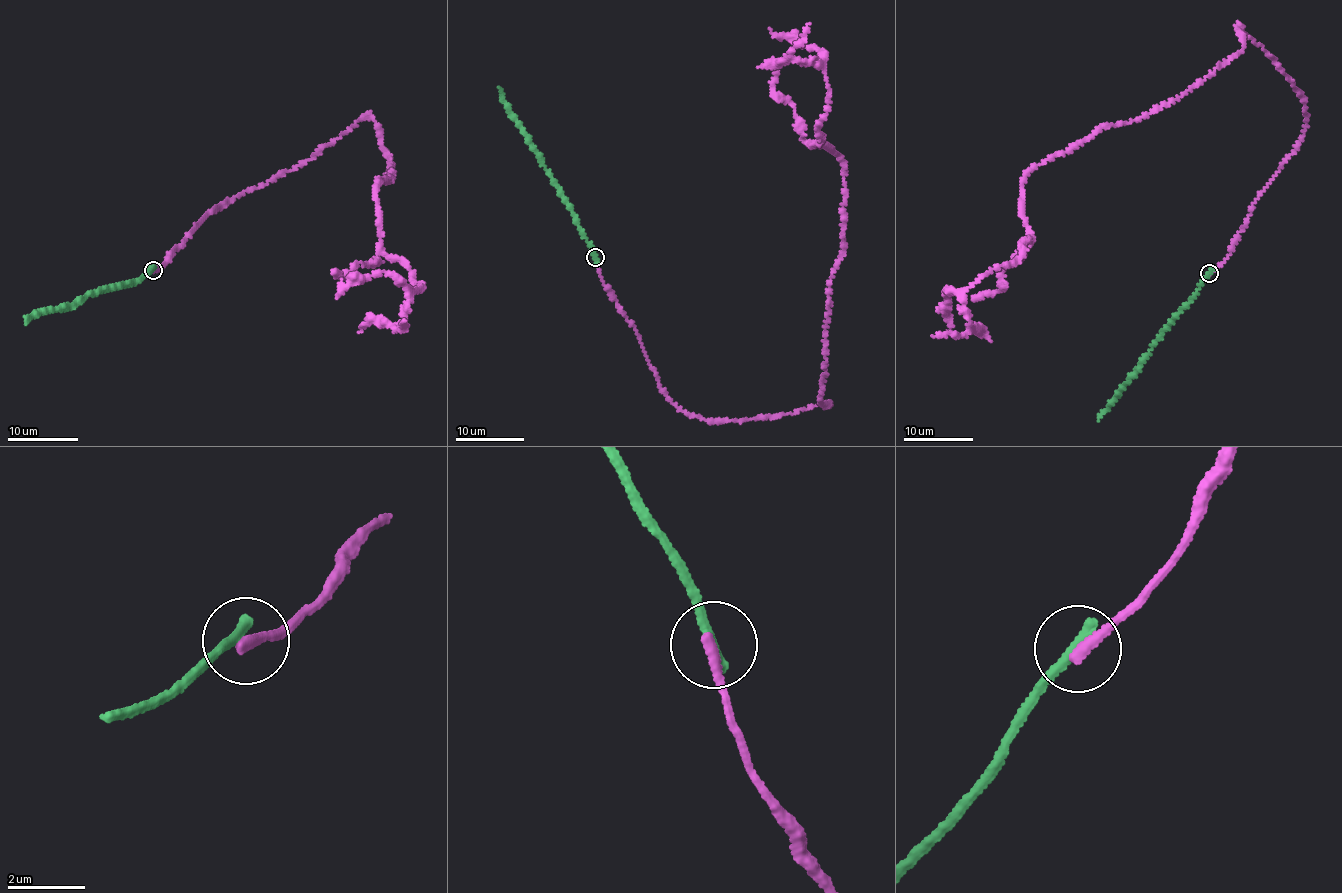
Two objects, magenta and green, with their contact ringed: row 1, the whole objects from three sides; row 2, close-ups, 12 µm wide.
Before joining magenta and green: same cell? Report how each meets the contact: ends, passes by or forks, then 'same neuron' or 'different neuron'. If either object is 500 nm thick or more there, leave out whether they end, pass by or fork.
magenta ends there; green ends there; different neuron

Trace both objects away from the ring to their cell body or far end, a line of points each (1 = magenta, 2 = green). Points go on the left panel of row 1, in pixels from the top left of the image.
1: (152, 269), (206, 217), (370, 116), (393, 163), (376, 188), (381, 247), (422, 287), (386, 274), (336, 298)
2: (152, 269), (133, 282), (98, 288), (71, 304), (36, 312), (24, 325)

